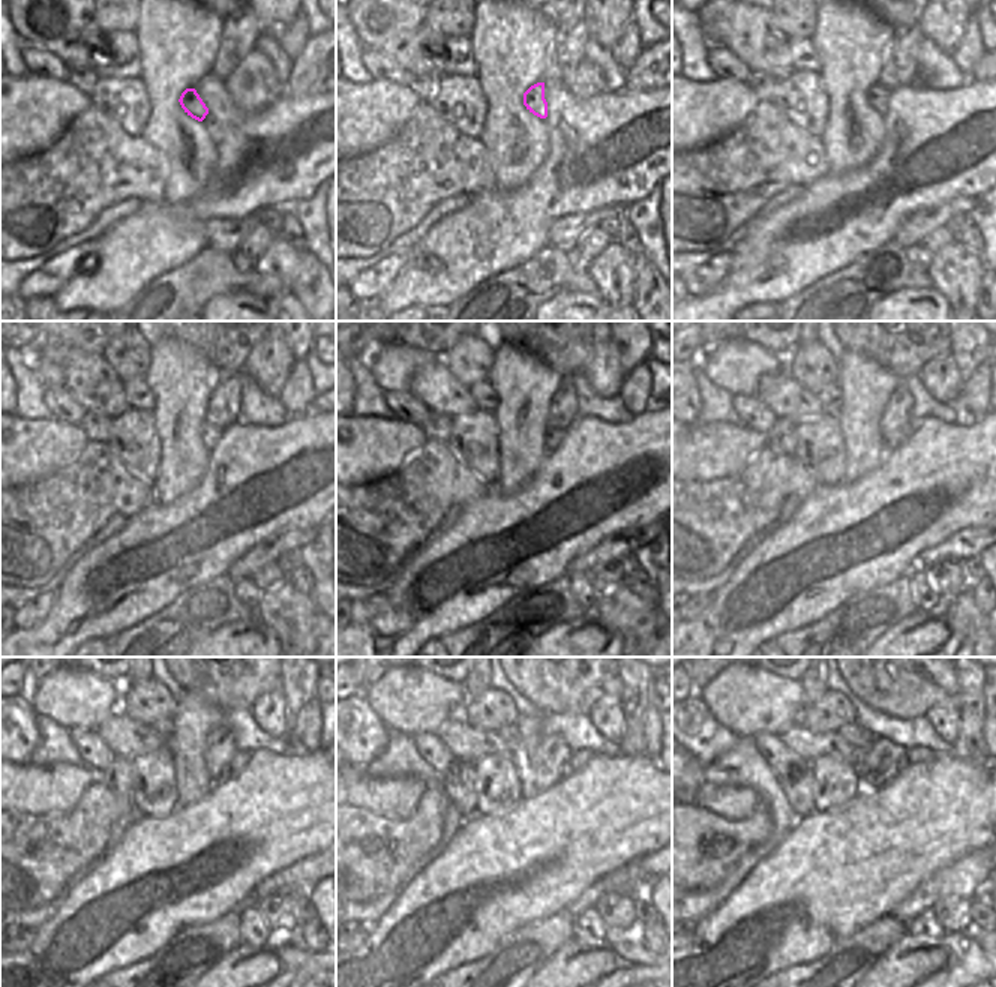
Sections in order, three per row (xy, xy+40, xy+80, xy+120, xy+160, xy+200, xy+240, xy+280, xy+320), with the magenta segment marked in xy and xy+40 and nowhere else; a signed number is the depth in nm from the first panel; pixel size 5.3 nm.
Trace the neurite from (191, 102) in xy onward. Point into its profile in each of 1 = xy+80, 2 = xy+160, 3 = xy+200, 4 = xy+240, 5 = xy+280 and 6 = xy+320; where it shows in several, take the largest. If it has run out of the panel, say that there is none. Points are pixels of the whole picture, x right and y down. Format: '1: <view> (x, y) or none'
1: xy+80 (878, 96)
2: xy+160 (552, 438)
3: xy+200 (897, 437)
4: xy+240 (242, 758)
5: xy+280 (578, 758)
6: xy+320 (918, 755)

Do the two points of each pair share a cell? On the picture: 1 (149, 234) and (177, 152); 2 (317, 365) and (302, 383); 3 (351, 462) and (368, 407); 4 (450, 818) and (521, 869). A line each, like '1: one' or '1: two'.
1: two
2: two
3: two
4: two

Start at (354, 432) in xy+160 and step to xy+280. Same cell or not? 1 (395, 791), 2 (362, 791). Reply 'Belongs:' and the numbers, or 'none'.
Belongs: 1, 2

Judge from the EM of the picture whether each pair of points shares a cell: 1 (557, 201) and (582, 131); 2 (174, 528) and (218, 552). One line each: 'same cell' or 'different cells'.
1: same cell
2: same cell

